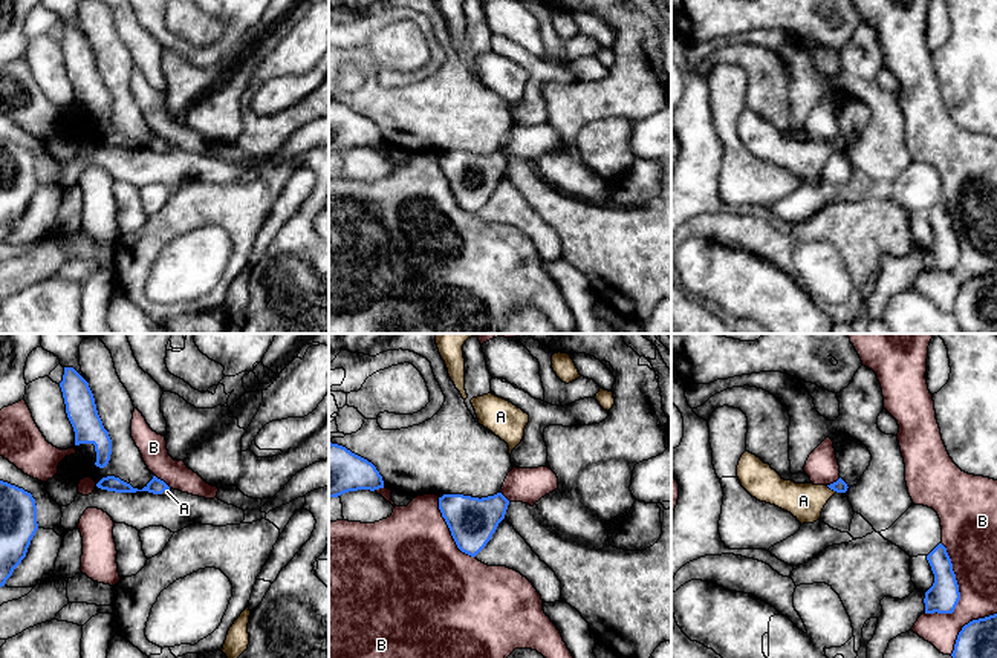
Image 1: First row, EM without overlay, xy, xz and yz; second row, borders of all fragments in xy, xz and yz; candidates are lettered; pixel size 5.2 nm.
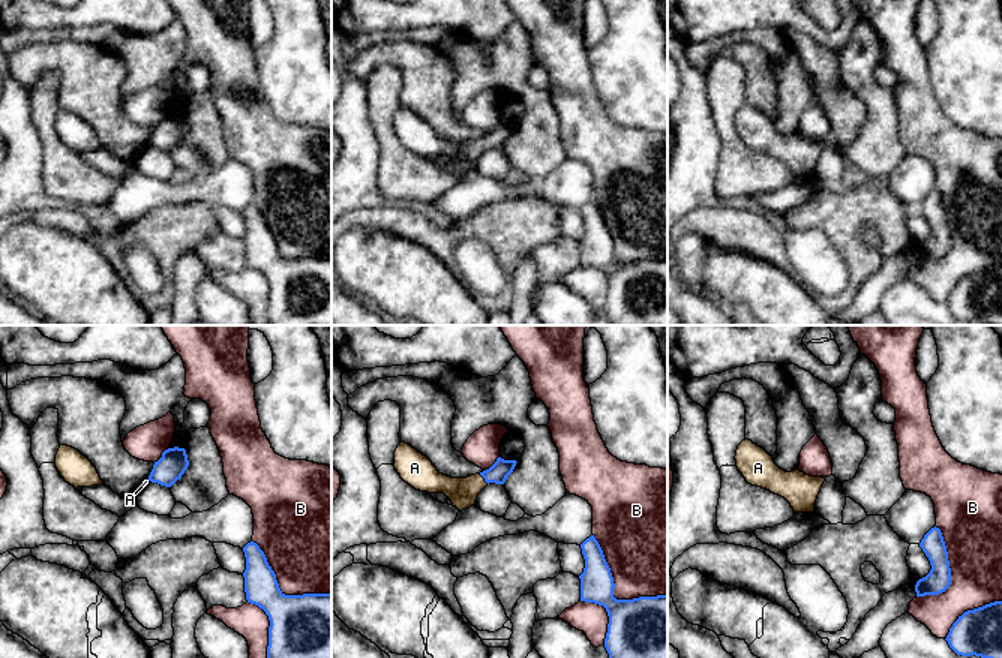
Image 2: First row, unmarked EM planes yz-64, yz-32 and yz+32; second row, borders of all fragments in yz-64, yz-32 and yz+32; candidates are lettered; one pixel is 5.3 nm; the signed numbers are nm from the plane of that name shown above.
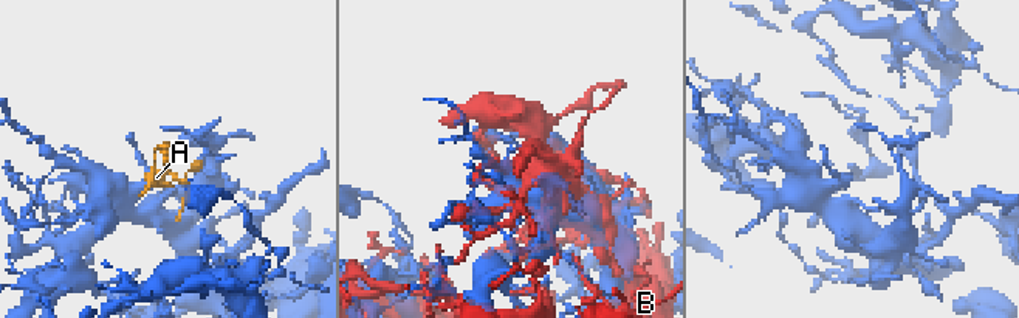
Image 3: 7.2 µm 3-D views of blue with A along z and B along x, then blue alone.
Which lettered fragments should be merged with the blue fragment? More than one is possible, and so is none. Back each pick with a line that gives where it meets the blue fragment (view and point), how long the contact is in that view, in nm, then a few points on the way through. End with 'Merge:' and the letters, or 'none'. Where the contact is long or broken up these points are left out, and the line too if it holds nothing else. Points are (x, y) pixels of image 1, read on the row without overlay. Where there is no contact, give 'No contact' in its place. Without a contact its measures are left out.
A: Touches blue at yz (832, 146). Shared border 70 nm. Path across: yz (840, 143), (832, 146), (803, 158)
Merge: A

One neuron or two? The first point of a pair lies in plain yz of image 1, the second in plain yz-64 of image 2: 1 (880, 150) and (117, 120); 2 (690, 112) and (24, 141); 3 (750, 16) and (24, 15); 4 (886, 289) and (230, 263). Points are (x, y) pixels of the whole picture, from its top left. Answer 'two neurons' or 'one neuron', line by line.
1: two neurons
2: one neuron
3: one neuron
4: one neuron

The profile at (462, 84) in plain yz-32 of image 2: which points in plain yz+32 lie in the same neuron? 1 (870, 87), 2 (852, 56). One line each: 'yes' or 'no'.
1: yes
2: yes

